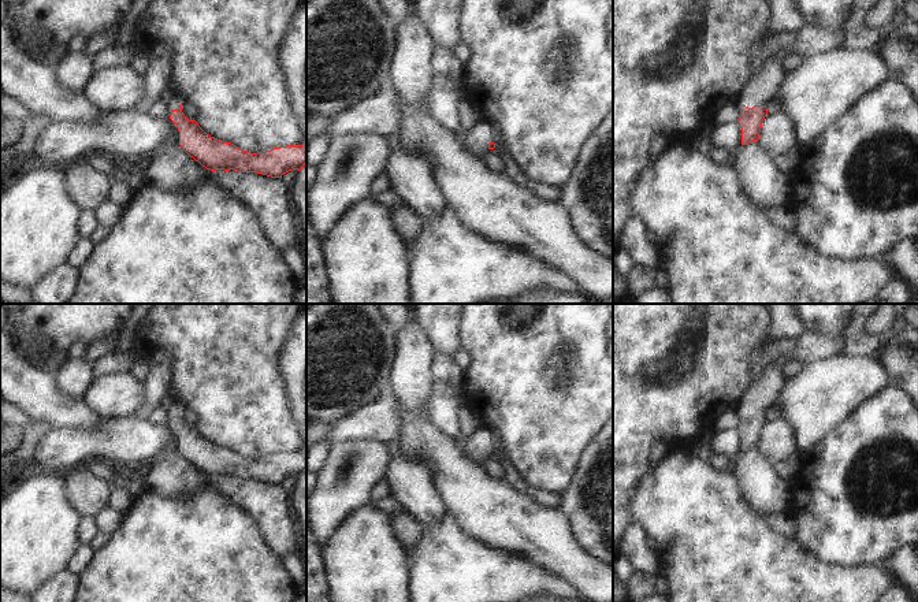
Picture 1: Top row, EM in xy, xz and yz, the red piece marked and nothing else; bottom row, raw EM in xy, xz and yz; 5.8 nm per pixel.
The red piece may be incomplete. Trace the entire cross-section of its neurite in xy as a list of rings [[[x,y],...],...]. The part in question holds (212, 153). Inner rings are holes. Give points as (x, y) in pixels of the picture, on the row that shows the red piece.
[[[175,88],[166,92],[164,100],[171,107],[170,119],[178,127],[181,148],[207,170],[234,170],[282,178],[283,174],[300,171],[306,164],[306,142],[250,153],[231,142],[211,137],[196,120],[189,120],[182,112],[185,99]]]

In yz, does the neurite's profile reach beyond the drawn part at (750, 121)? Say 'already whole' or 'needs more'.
needs more

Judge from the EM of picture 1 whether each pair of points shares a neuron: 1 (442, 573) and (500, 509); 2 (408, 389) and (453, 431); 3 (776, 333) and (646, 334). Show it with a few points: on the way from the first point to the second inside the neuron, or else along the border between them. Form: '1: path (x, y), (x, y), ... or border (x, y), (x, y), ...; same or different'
1: border (453, 513), (474, 537), (504, 550); different
2: border (433, 391), (430, 420), (448, 437); different
3: border (794, 339), (779, 339), (766, 346), (759, 345); different

